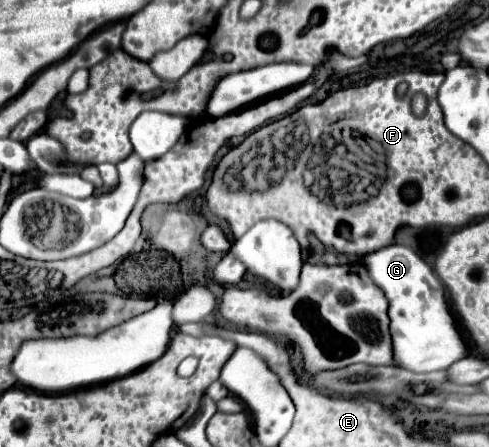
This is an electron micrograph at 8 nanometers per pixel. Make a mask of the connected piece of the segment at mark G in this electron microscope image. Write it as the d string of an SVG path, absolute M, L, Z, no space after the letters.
M391 245L363 257L363 265L389 301L387 315L391 319L395 365L415 373L429 373L443 371L467 355L467 345L445 301L445 289L419 253L405 245Z

